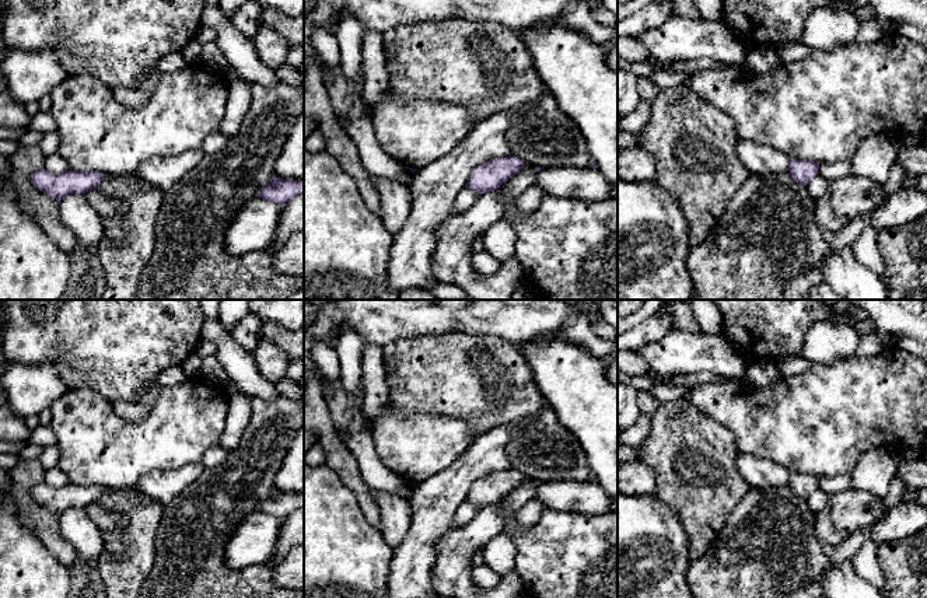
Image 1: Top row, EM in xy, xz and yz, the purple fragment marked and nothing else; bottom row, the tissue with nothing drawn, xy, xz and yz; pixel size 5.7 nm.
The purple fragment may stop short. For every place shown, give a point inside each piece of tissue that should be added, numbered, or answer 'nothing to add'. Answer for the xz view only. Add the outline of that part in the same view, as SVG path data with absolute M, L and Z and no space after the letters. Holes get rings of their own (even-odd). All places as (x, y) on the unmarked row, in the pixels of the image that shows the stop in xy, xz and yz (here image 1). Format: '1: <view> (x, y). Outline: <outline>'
1: xz (357, 437). Outline: M353 419L349 426L336 427L335 431L357 458L360 473L374 492L389 492L407 497L412 494L413 486L389 471L377 455L368 419Z

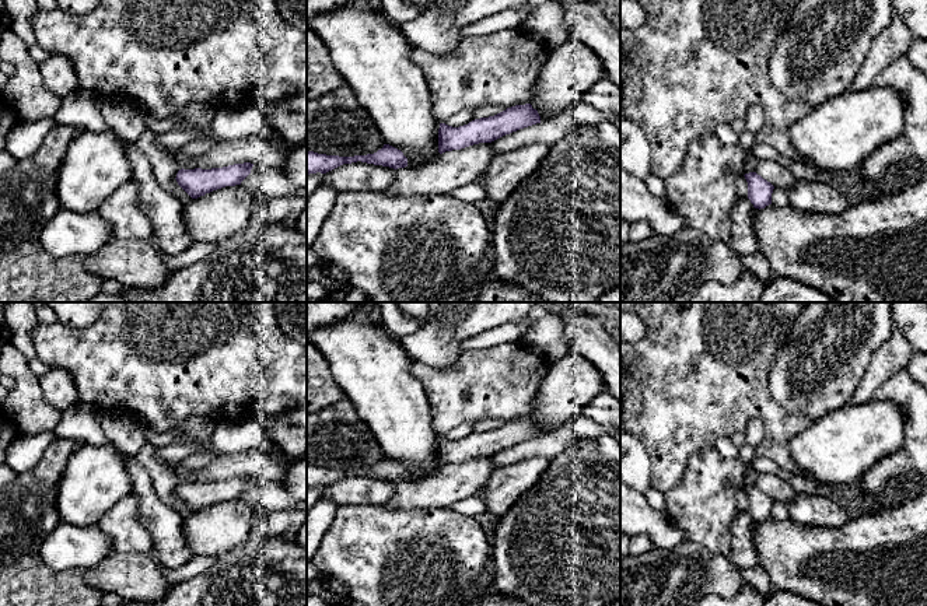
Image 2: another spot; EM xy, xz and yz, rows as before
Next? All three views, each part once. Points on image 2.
nothing to add

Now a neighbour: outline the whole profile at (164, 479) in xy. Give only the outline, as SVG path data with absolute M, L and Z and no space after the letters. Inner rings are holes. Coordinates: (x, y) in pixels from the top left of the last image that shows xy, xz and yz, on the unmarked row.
M146 442L134 456L137 463L148 472L157 495L164 502L172 504L183 519L189 518L193 512L178 498L175 493L182 480L174 470L174 465L160 459L155 453L155 446L151 442Z

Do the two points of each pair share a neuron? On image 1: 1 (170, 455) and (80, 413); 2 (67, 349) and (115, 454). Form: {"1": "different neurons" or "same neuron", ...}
{"1": "same neuron", "2": "different neurons"}

